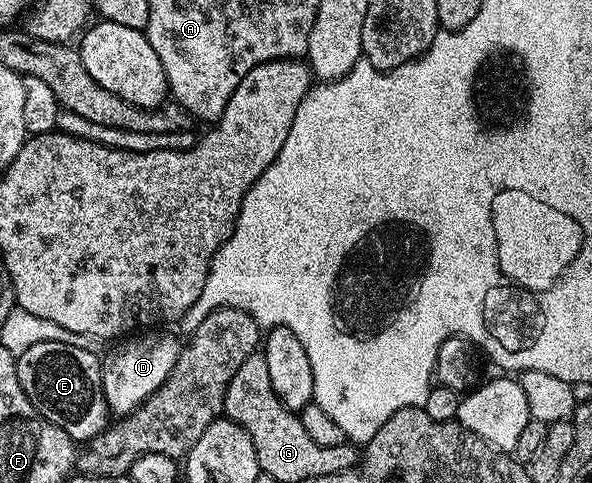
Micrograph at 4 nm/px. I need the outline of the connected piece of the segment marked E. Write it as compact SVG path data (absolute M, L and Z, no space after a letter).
M37 343L16 359L18 383L37 411L54 427L62 427L77 443L87 443L110 424L110 410L104 398L102 361L97 354L66 343Z

